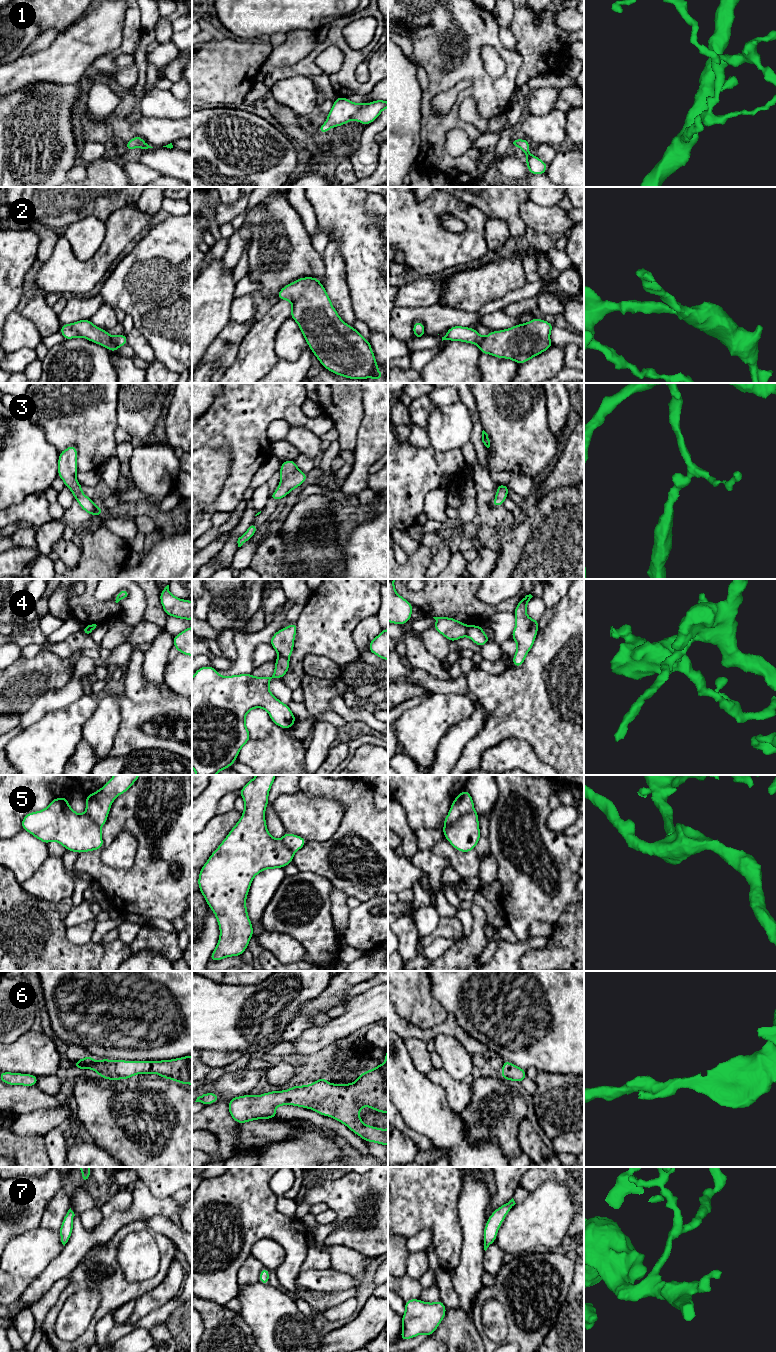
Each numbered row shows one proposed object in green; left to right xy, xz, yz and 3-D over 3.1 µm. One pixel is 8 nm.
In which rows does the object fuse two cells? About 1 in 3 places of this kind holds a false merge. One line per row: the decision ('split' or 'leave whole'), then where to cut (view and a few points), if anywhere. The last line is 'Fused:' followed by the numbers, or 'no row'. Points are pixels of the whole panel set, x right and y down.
1: leave whole | no cut
2: split | xy (111, 336), (111, 339), (119, 345)
3: leave whole | no cut
4: split | yz (468, 626), (465, 635)
5: split | yz (473, 809), (443, 829)
6: leave whole | no cut
7: leave whole | no cut
Fused: 2, 4, 5

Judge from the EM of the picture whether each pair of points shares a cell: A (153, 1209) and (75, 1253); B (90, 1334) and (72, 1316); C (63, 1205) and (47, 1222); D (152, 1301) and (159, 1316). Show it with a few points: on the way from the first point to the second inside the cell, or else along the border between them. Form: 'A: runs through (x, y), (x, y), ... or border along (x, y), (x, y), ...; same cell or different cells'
A: runs through (134, 1214), (116, 1220), (99, 1236), (94, 1237); same cell
B: border along (97, 1308), (87, 1328), (73, 1339), (66, 1341); different cells
C: runs through (59, 1209), (51, 1218); same cell
D: border along (176, 1296), (136, 1321); different cells

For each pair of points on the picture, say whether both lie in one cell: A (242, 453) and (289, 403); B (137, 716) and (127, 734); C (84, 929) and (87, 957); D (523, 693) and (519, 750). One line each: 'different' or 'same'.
A: same
B: same
C: different
D: different

